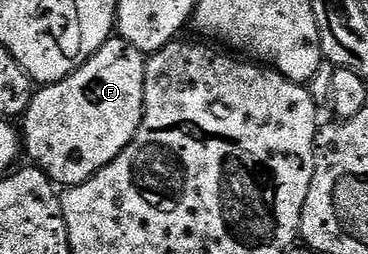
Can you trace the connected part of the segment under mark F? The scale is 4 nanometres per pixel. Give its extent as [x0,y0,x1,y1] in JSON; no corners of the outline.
[20,37,147,189]

